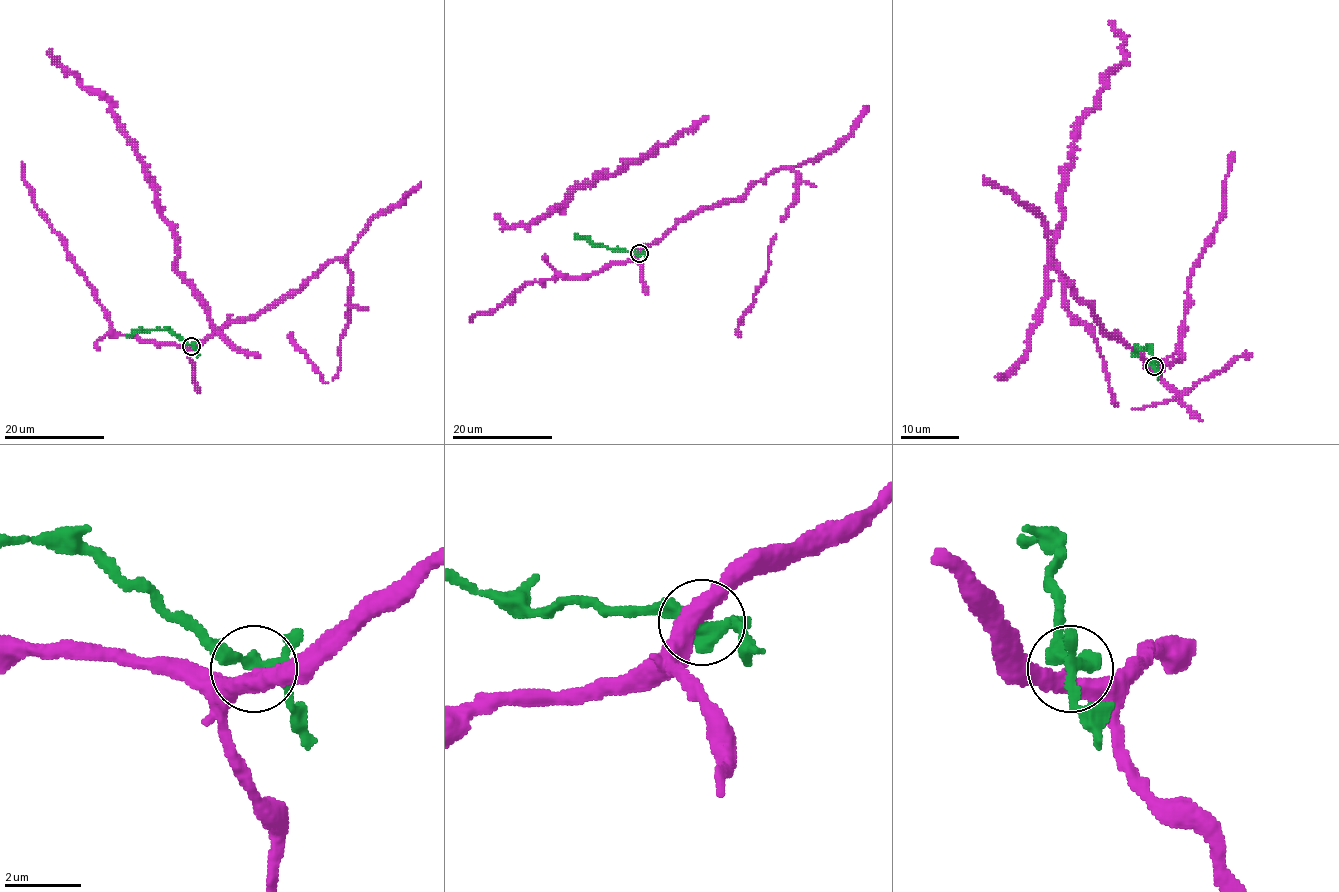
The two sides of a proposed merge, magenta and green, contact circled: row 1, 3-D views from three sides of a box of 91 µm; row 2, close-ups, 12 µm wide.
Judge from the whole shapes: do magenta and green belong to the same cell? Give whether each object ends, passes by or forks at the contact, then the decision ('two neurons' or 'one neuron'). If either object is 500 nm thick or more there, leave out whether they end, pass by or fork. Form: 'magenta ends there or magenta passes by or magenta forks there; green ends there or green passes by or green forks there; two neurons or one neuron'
magenta passes by; green forks there; two neurons

